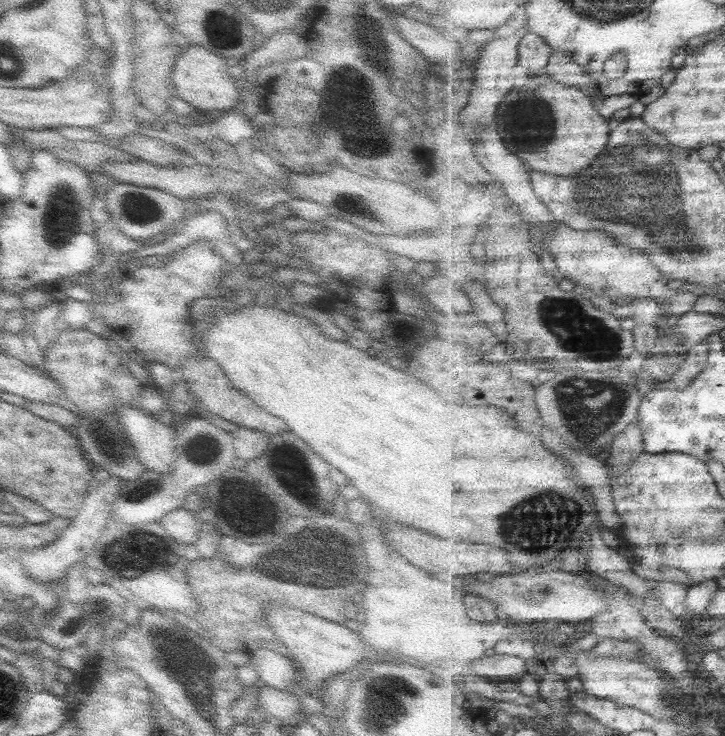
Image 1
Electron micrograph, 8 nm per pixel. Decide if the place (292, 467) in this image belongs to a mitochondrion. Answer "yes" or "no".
yes

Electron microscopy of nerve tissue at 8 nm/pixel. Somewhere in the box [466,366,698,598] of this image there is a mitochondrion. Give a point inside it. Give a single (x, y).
(541, 524)

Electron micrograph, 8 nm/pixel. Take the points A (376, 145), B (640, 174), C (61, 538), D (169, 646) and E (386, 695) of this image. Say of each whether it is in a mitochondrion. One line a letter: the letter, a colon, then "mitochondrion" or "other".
A: other
B: mitochondrion
C: other
D: mitochondrion
E: mitochondrion

